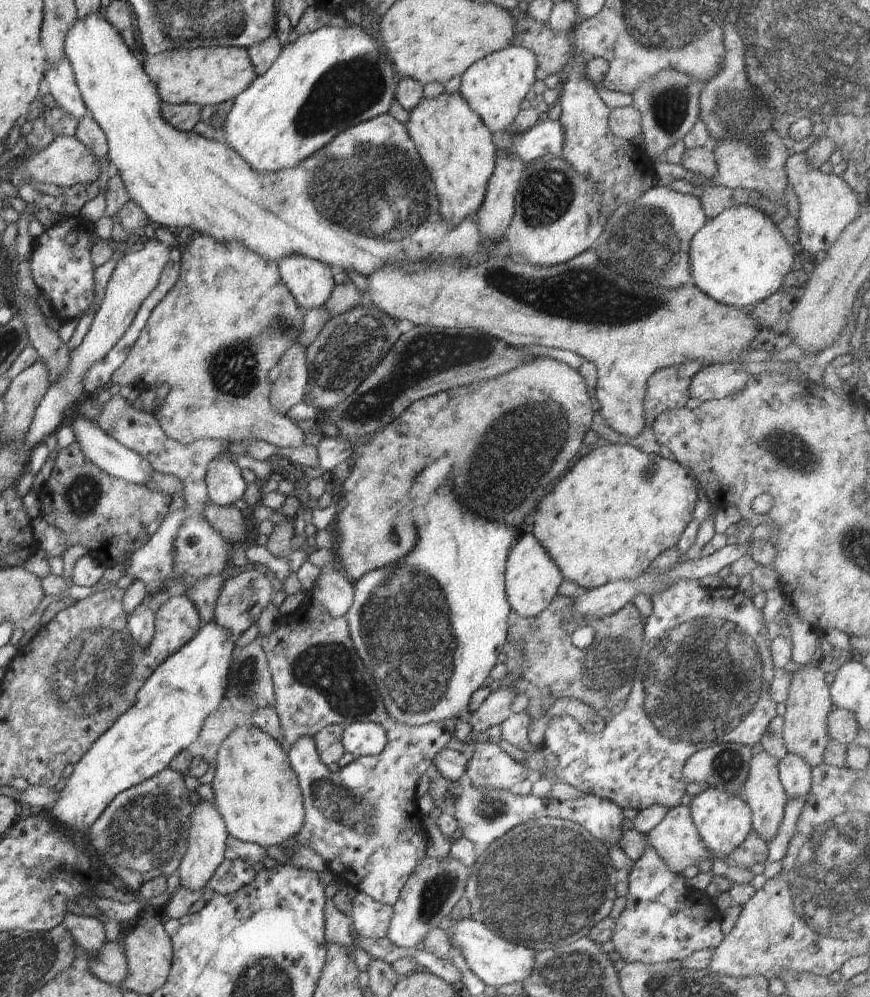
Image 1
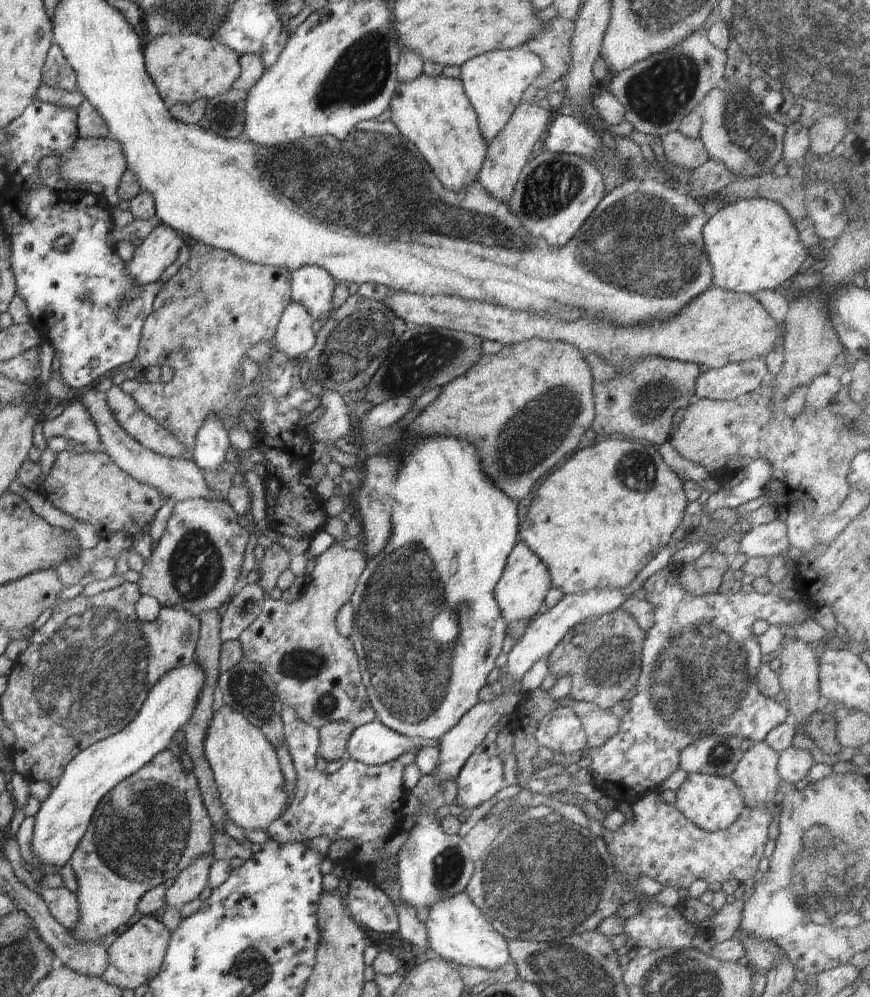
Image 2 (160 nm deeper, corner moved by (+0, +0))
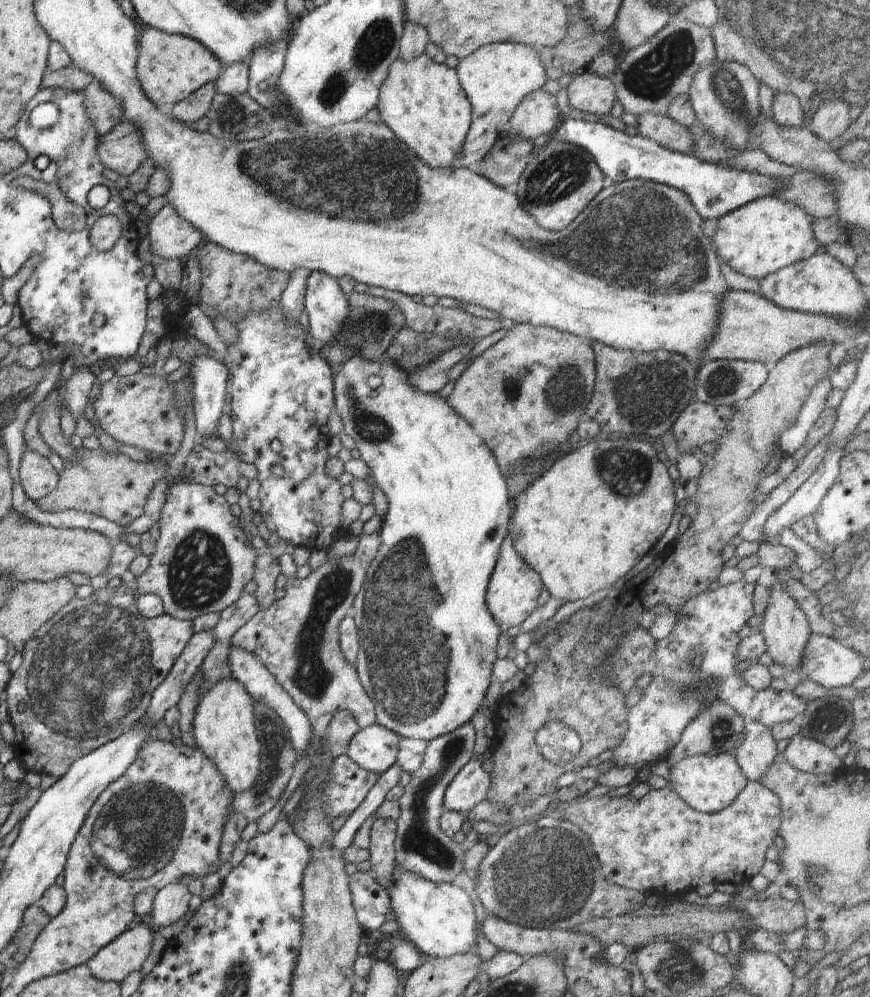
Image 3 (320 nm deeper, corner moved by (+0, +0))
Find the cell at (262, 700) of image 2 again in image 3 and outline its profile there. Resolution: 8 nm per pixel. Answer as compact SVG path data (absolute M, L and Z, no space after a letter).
M253 700L253 707L255 731L261 746L259 777L251 789L234 793L231 802L233 810L236 811L235 814L242 814L246 818L247 824L258 821L261 816L276 806L281 794L286 790L288 781L292 778L292 770L297 762L295 748L283 720L270 707L264 706L260 701Z

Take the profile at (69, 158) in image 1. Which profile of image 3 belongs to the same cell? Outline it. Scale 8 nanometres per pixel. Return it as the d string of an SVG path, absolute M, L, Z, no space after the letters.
M128 119L120 121L108 134L100 135L98 140L101 163L122 176L129 177L149 158L141 130Z

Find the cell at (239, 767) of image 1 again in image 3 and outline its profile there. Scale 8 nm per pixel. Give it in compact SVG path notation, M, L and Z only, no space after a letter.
M234 677L220 679L214 686L209 684L195 708L192 726L197 746L214 763L233 794L251 789L259 777L261 746L253 712L251 696Z

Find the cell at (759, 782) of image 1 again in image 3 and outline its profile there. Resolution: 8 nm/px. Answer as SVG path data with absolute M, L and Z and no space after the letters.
M745 721L743 741L734 750L738 766L749 781L760 781L779 751L771 729L761 722Z

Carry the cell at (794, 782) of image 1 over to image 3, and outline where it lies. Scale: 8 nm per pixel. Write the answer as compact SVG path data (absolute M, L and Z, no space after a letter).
M800 731L790 739L783 754L792 766L813 775L832 774L844 768L833 749Z

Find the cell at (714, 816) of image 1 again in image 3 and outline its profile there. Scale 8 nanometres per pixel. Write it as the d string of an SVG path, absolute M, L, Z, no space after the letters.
M730 751L684 757L669 768L669 773L673 790L689 807L701 813L715 813L726 808L749 781L738 766L735 753Z

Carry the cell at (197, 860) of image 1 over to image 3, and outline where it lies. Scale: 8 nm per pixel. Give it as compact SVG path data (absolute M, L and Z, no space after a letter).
M170 883L157 891L150 911L150 928L170 926L188 912L192 894L180 883Z

